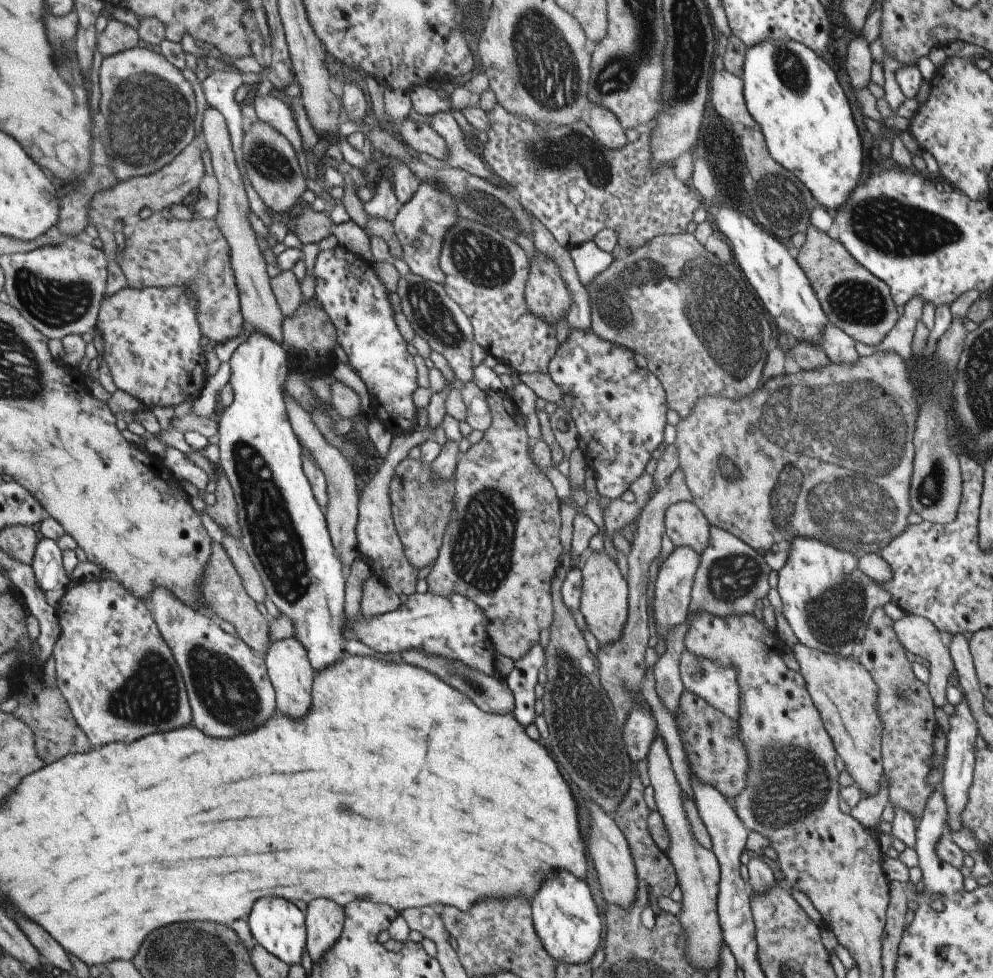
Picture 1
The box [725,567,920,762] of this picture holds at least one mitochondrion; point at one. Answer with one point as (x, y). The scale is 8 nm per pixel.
(835, 617)

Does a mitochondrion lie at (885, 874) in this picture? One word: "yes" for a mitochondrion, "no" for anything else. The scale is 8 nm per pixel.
no

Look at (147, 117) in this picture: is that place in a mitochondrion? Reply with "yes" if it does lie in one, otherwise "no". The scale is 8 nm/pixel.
yes

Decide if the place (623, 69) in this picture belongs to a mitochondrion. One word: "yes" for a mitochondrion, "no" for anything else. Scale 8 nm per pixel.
yes

